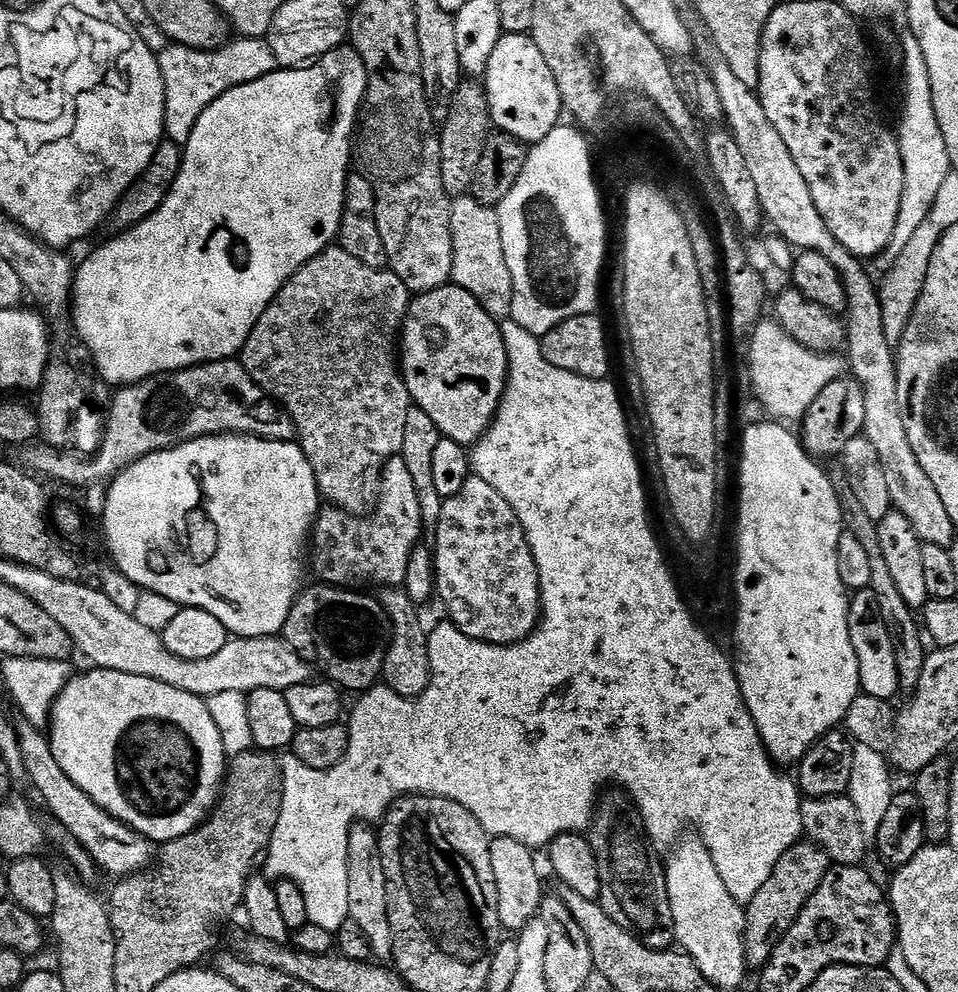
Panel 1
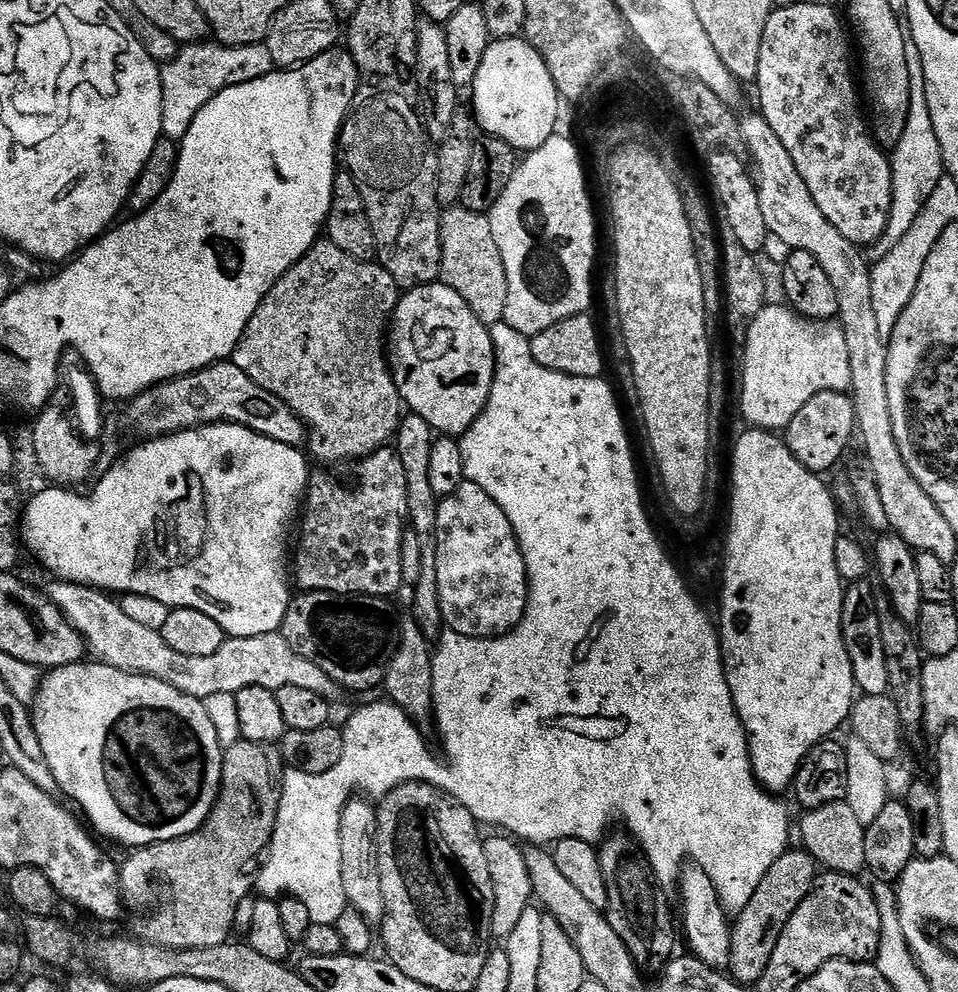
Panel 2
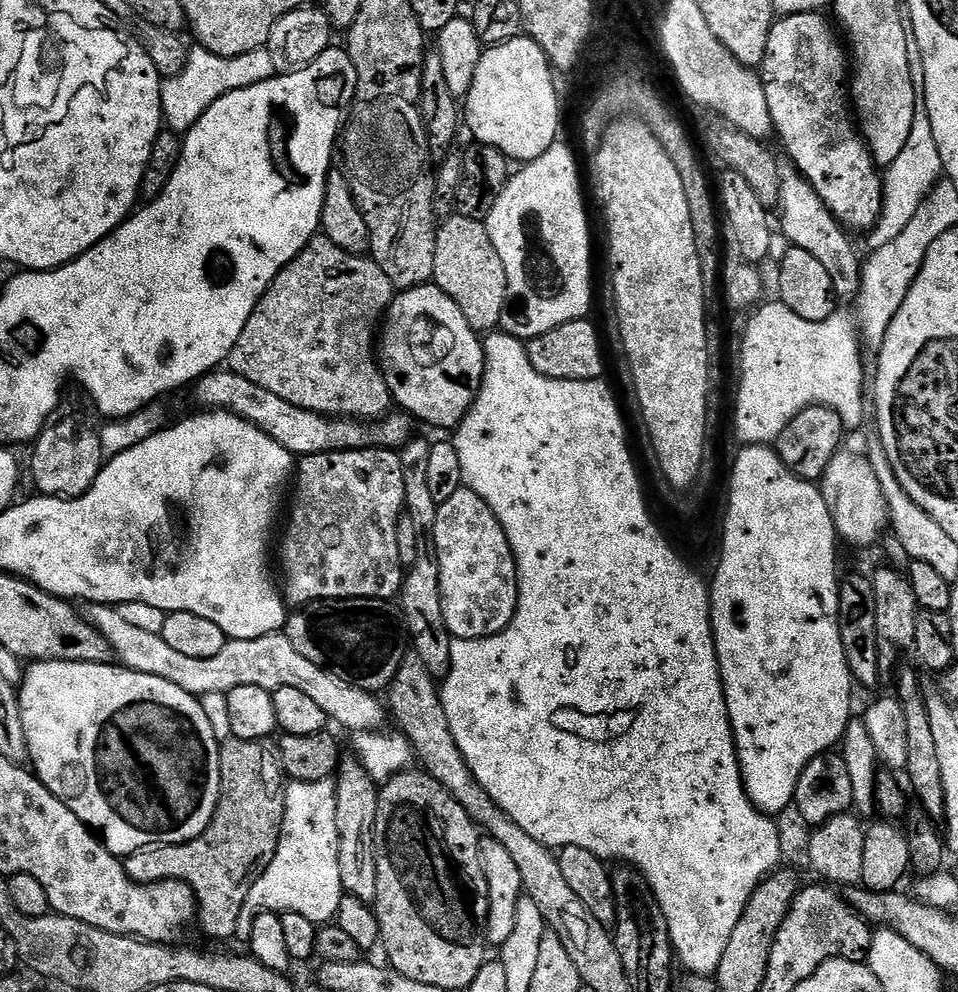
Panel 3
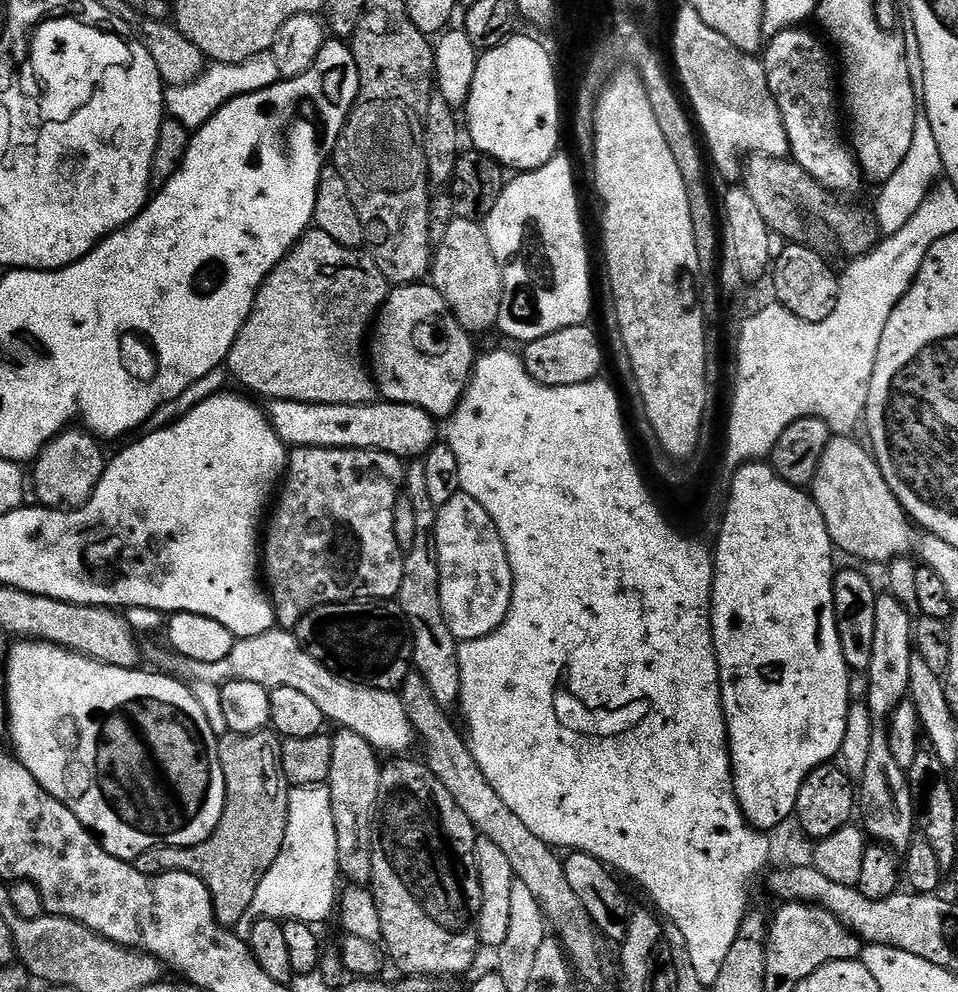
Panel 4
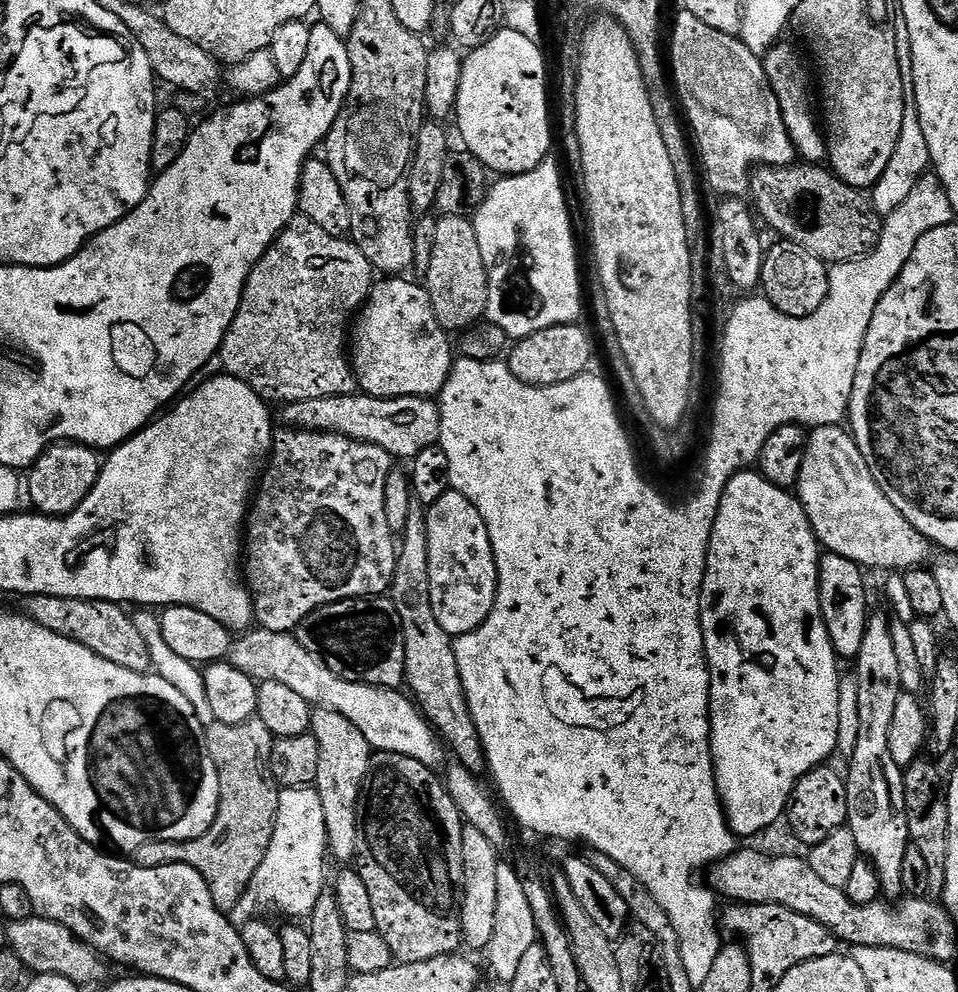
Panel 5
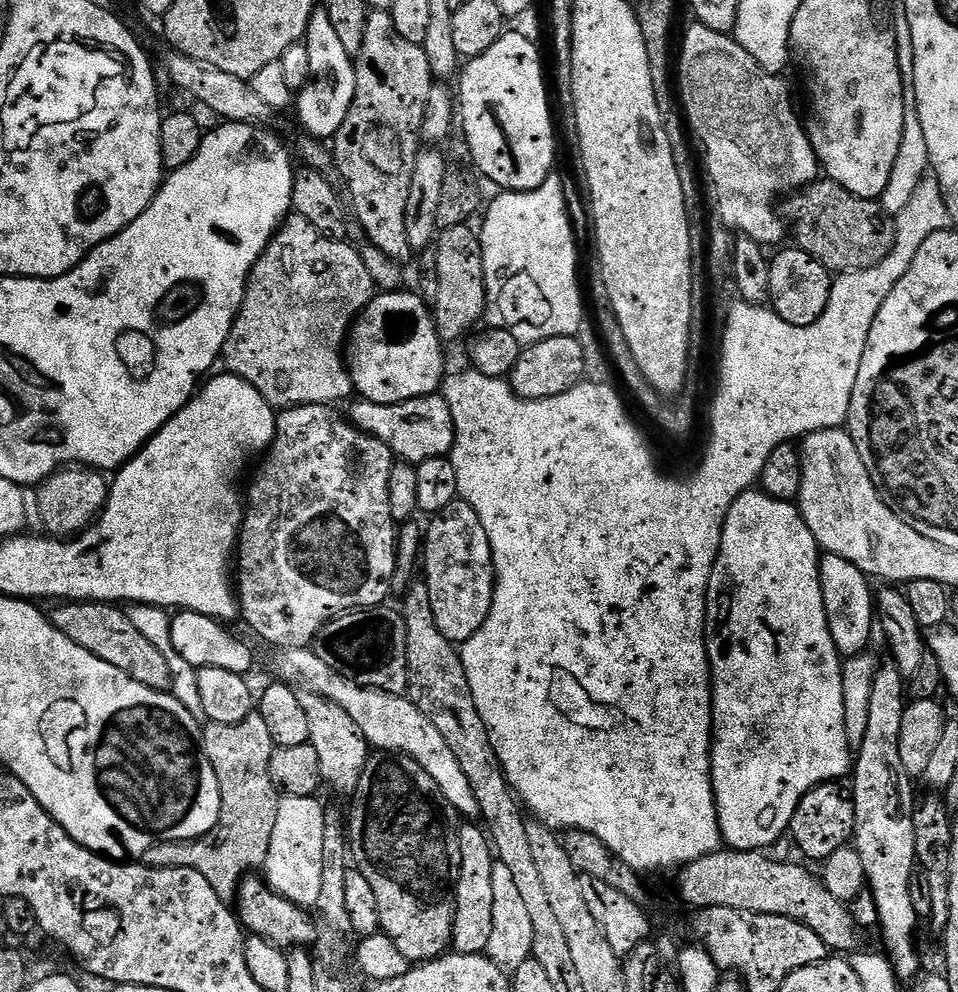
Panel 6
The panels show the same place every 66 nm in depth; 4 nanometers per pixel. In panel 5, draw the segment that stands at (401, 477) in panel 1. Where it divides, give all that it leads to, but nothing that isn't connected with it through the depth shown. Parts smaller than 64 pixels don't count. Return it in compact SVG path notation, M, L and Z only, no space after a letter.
M304 430L299 434L301 436L290 437L284 448L275 449L259 481L258 491L255 493L254 503L246 521L246 584L250 589L255 619L261 624L259 627L266 632L288 634L299 629L305 623L303 620L314 615L319 608L328 608L331 604L342 603L343 600L364 600L367 596L380 596L383 592L385 595L391 589L393 578L396 577L398 548L394 543L394 534L386 522L386 478L394 471L393 456L373 444L359 444L356 440L347 440L344 436L331 432Z

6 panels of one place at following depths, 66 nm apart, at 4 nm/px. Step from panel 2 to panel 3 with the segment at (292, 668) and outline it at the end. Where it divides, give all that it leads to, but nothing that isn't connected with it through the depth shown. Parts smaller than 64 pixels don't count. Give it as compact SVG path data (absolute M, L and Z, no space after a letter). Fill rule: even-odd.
M111 604L87 605L86 619L93 624L110 642L115 659L125 668L142 674L154 674L182 686L191 696L197 698L206 694L227 694L238 686L262 686L267 692L274 693L282 686L294 686L302 694L314 698L322 710L326 710L329 721L349 728L352 734L379 729L386 716L386 708L380 704L373 693L355 688L350 682L338 678L334 673L319 668L310 658L302 658L298 650L288 641L287 635L273 634L253 640L228 640L214 654L214 658L189 658L186 654L174 650L164 641L159 632L142 630L125 622L119 607ZM120 659L120 660L119 660Z

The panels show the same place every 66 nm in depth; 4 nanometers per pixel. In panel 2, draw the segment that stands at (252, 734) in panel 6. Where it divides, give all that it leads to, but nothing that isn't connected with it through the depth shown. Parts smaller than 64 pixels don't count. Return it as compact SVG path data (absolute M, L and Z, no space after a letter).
M243 738L236 741L234 744L227 745L224 748L224 765L222 766L222 778L220 779L220 792L216 795L216 805L212 807L212 812L206 818L206 822L204 825L201 826L196 832L192 832L188 836L183 836L182 838L178 838L177 840L171 840L170 842L158 842L157 844L148 844L145 848L138 848L132 851L129 851L127 854L128 857L125 858L124 864L123 860L122 863L119 865L120 870L120 892L122 895L122 899L126 905L127 911L130 913L132 912L144 912L141 914L140 917L137 918L136 921L133 922L132 928L137 937L139 939L150 943L150 944L160 944L164 948L181 948L182 950L190 950L191 948L205 948L206 946L222 946L223 944L229 943L233 939L232 936L232 927L236 924L236 915L240 912L240 903L243 902L244 899L247 898L248 895L253 895L254 892L254 885L256 882L256 873L258 871L258 865L261 863L262 857L260 855L267 853L269 851L271 842L272 842L272 835L274 834L274 830L278 826L278 821L280 819L280 797L278 788L274 786L274 778L272 776L272 766L270 764L270 758L268 756L268 752L270 752L269 745L263 744L262 742L250 742L249 740L245 740Z

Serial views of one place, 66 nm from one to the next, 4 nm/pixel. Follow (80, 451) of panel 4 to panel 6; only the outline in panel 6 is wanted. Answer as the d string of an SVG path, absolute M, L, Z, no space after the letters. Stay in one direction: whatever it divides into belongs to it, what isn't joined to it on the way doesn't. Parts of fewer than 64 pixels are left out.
M65 466L55 472L52 473L51 476L48 477L47 480L43 481L35 489L36 492L36 508L38 511L40 511L40 520L42 523L44 523L43 531L47 533L47 535L53 537L53 538L71 538L73 536L80 535L81 532L84 531L84 529L90 527L92 525L93 520L96 519L97 516L100 515L101 512L104 510L104 503L108 501L108 490L110 487L109 481L106 479L104 481L105 473L103 471L97 470L91 466Z

